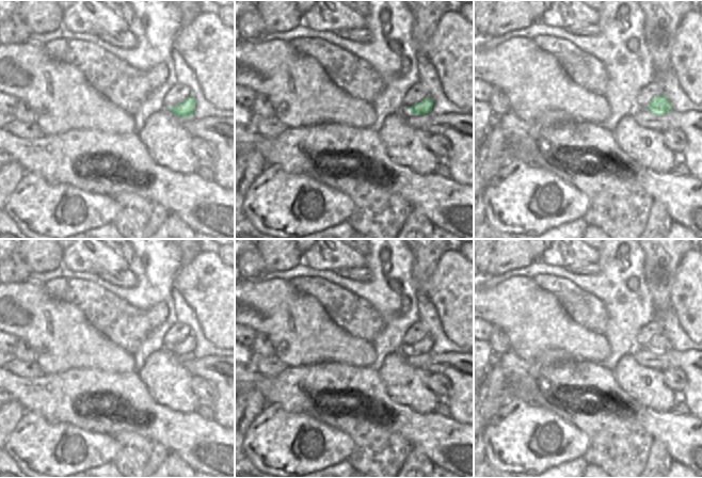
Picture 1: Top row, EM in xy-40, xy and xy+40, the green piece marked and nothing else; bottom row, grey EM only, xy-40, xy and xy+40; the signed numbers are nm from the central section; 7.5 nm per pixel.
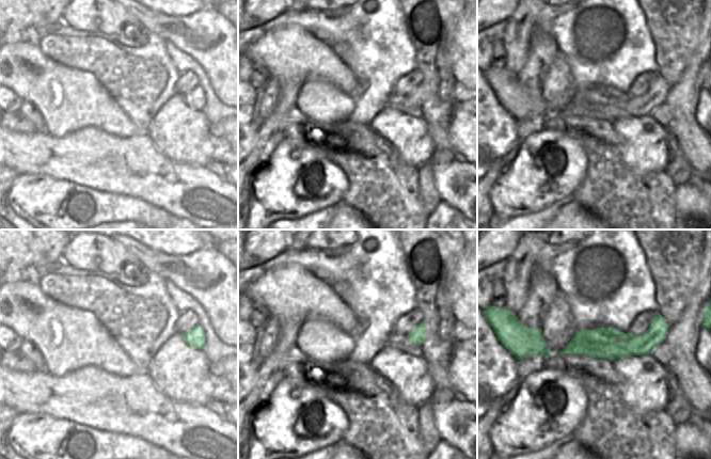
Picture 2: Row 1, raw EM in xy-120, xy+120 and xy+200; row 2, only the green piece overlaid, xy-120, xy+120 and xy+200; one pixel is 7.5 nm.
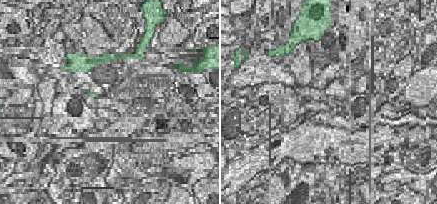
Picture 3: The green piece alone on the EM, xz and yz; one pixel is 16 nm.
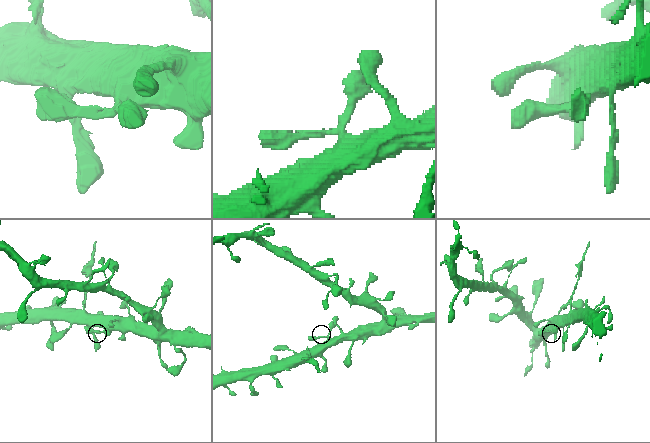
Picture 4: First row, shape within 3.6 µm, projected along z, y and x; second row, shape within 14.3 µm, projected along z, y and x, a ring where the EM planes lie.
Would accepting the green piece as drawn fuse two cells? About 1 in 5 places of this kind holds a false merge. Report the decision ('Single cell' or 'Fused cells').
Single cell.

